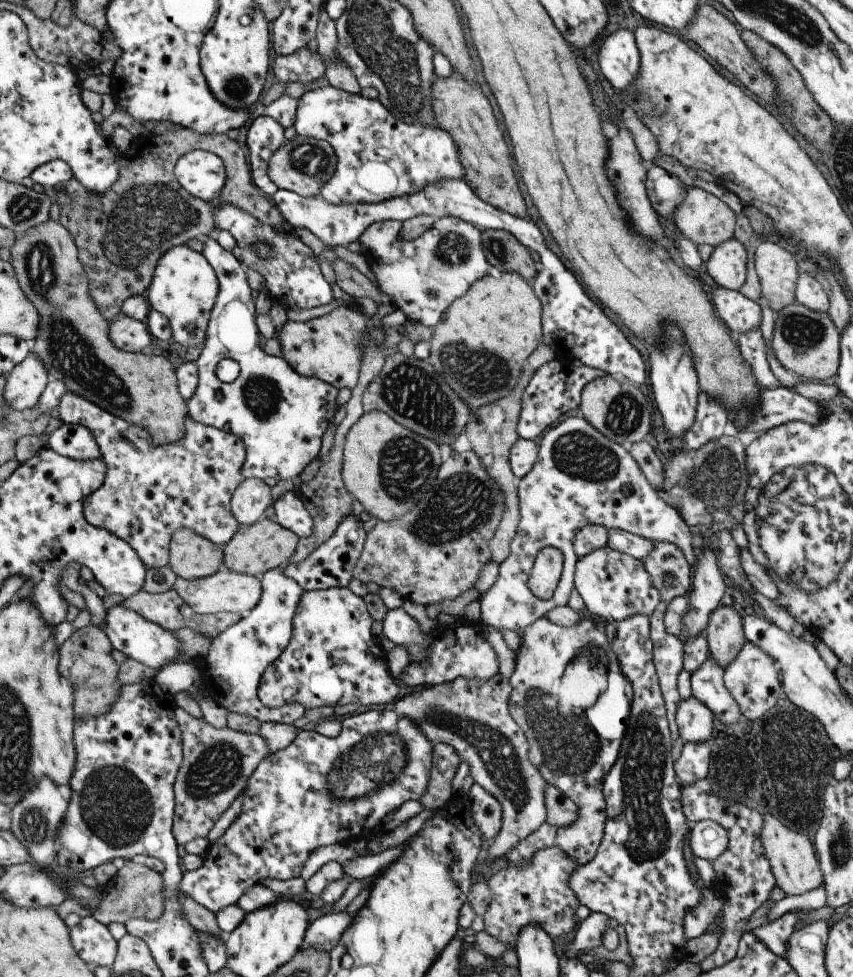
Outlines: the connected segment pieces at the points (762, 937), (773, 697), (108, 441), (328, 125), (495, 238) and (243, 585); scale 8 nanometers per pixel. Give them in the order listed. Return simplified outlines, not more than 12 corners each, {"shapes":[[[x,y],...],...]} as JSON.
{"shapes":[[[790,911],[752,932],[785,958],[788,938],[801,925]],[[746,641],[723,672],[743,720],[756,720],[783,694],[780,668]],[[68,390],[58,416],[107,466],[85,519],[168,566],[171,536],[221,547],[245,444],[187,415],[161,447]],[[328,85],[299,99],[298,135],[335,150],[319,192],[381,203],[462,179],[444,129]],[[481,229],[486,260],[526,280],[530,251],[505,230]],[[224,564],[173,588],[199,615],[248,614],[262,592],[257,577]]]}

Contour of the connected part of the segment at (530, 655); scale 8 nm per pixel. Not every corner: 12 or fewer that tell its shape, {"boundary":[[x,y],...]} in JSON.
{"boundary":[[604,624],[527,626],[509,711],[530,762],[578,807],[506,856],[582,866],[632,701]]}

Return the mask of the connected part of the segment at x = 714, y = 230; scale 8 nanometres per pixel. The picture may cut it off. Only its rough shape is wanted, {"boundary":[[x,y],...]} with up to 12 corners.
{"boundary":[[689,187],[675,226],[695,245],[733,237],[736,214]]}

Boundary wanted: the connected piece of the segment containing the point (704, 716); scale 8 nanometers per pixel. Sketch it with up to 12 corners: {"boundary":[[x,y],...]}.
{"boundary":[[694,695],[675,715],[684,742],[711,737],[714,713]]}

